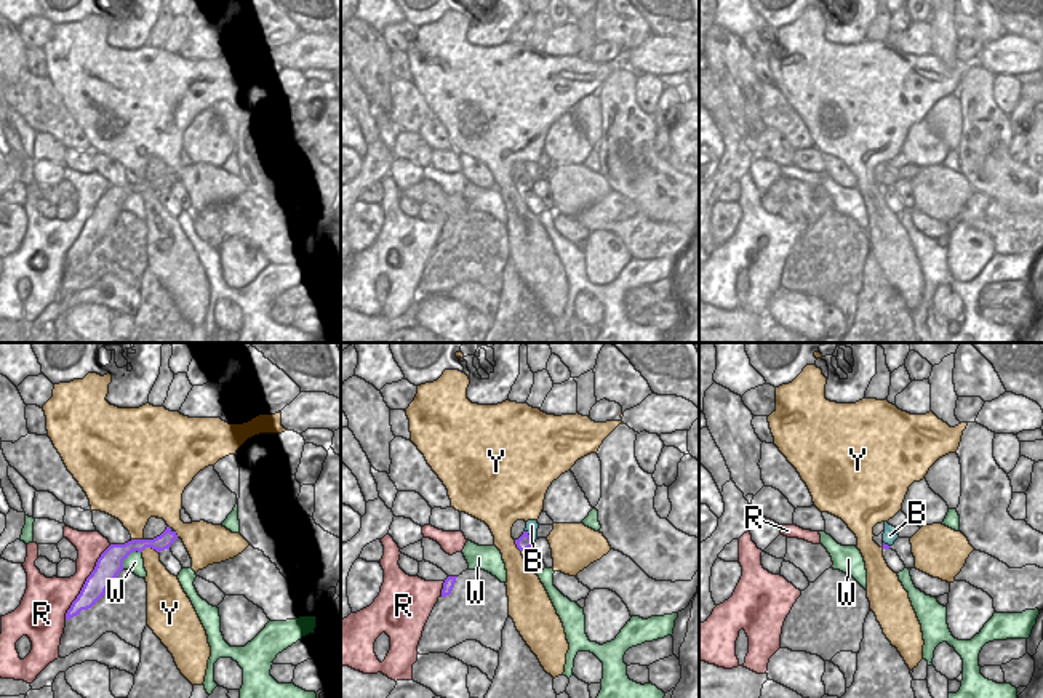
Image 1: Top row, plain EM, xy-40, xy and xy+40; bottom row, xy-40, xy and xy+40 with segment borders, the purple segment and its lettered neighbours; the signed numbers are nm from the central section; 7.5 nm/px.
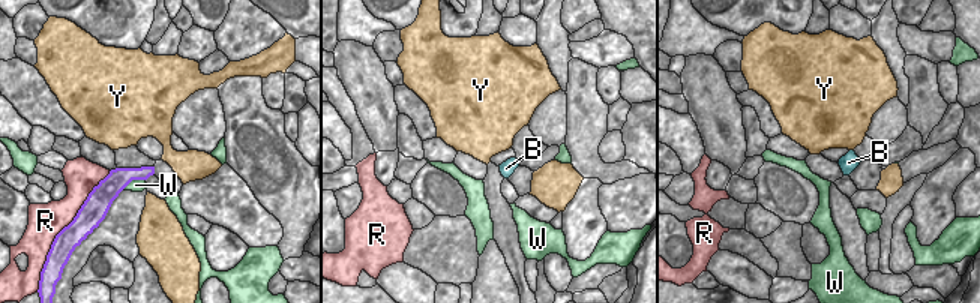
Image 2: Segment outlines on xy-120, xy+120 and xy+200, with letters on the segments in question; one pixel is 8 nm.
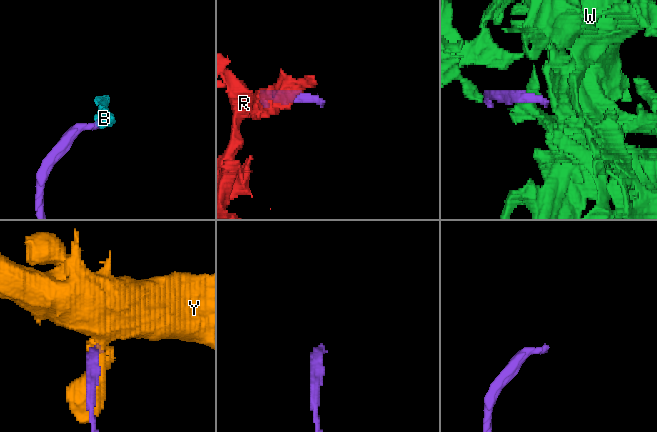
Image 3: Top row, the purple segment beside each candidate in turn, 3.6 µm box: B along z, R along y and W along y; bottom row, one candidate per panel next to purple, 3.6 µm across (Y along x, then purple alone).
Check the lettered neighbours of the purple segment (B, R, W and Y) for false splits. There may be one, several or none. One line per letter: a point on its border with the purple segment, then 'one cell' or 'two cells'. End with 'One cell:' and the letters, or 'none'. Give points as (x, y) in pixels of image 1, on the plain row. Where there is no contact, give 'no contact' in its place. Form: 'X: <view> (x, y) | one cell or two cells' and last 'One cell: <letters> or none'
B: xy (528, 176) | two cells
R: xy-40 (85, 223) | two cells
W: xy-40 (128, 196) | two cells
Y: xy-40 (149, 188) | two cells
One cell: none

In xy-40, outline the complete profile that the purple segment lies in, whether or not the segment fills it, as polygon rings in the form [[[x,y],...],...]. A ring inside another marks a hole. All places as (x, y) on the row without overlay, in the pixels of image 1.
[[[166,168],[166,171],[154,181],[131,181],[125,186],[110,186],[98,200],[94,211],[86,219],[80,235],[67,251],[66,261],[80,256],[82,251],[91,250],[106,235],[109,226],[123,211],[123,202],[131,194],[142,194],[146,189],[160,194],[170,191],[176,181],[176,173]]]

